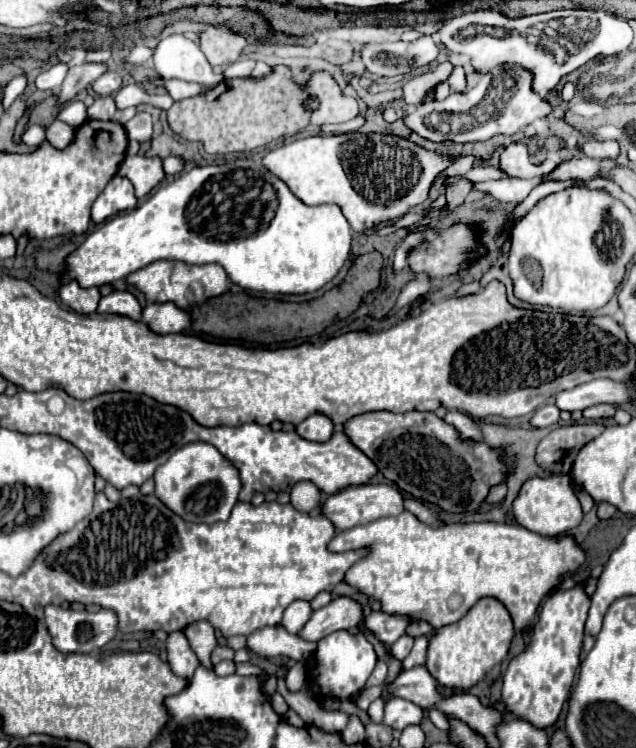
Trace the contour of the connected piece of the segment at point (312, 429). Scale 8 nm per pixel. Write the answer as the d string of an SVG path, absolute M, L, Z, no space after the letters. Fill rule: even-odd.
M312 414L308 416L304 422L300 422L296 426L296 430L300 432L300 436L304 436L306 440L312 442L328 442L332 438L334 432L334 424L330 418L322 416L322 414Z

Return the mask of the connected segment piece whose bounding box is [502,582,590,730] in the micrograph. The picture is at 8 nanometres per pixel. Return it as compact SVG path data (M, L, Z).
M578 582L570 590L554 592L548 598L532 628L528 646L510 660L502 678L502 702L506 712L530 722L540 730L550 728L558 720L580 664L588 608L590 596L584 592L584 582Z

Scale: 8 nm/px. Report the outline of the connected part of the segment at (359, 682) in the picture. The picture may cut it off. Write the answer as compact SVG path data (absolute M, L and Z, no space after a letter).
M332 632L332 636L326 636L320 640L316 650L316 668L310 670L310 678L322 688L322 694L334 696L340 700L348 700L352 692L360 690L368 676L372 674L376 666L376 652L374 646L362 636L362 634L350 634L350 632Z

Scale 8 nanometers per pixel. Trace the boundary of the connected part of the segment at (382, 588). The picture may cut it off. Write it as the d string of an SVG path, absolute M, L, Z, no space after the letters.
M402 512L398 516L386 516L364 526L336 532L336 536L328 544L330 552L346 552L360 548L366 548L368 554L362 556L344 574L344 582L356 588L358 592L376 598L382 606L380 608L382 612L408 616L412 620L418 618L428 622L432 628L442 628L458 622L480 598L492 596L506 606L506 610L514 620L514 628L526 630L534 624L536 606L540 604L544 594L550 592L550 588L554 588L566 572L578 568L584 562L584 552L568 536L544 538L522 526L496 524L496 522L428 526L410 512Z

